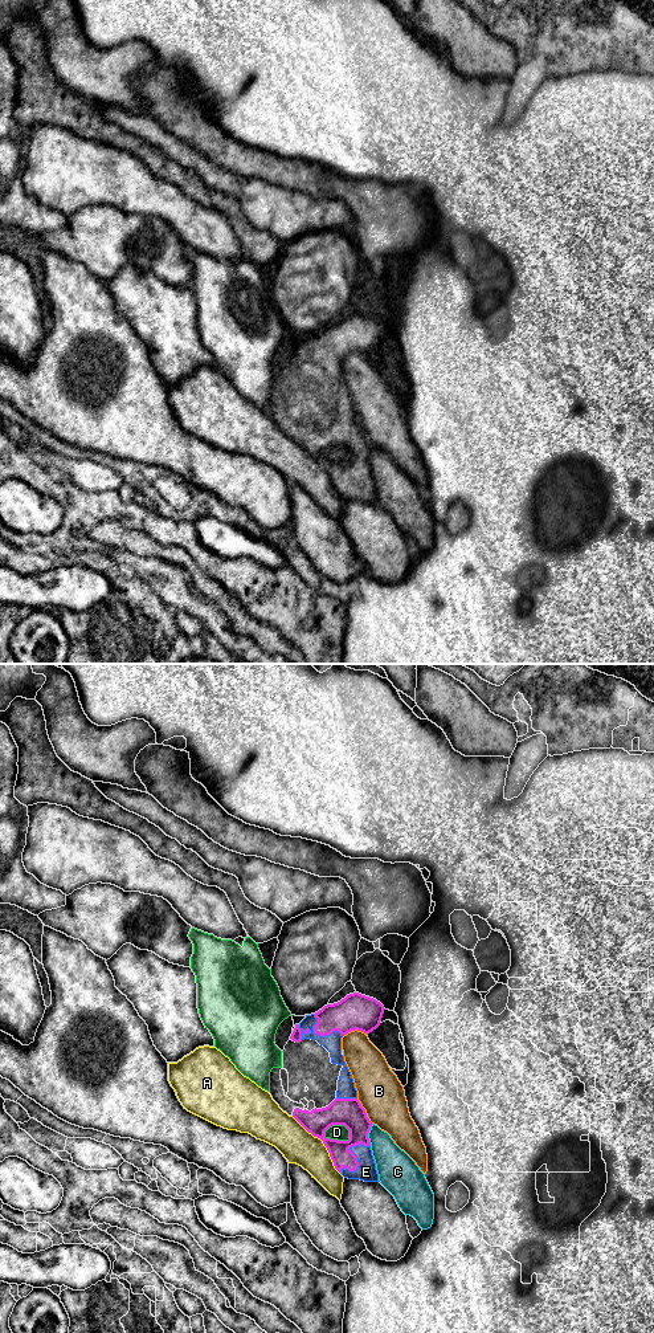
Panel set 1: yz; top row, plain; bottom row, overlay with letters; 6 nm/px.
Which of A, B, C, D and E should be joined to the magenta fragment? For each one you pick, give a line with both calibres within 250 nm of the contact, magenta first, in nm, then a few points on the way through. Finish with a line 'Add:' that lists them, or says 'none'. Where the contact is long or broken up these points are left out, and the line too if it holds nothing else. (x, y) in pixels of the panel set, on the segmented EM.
E: calibres 160 and 120 nm
Add: E

